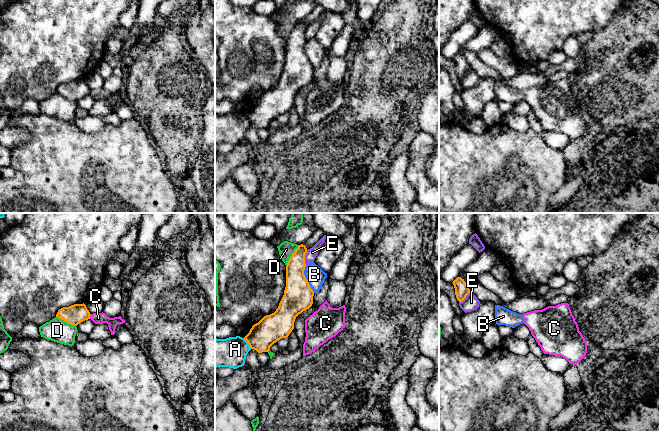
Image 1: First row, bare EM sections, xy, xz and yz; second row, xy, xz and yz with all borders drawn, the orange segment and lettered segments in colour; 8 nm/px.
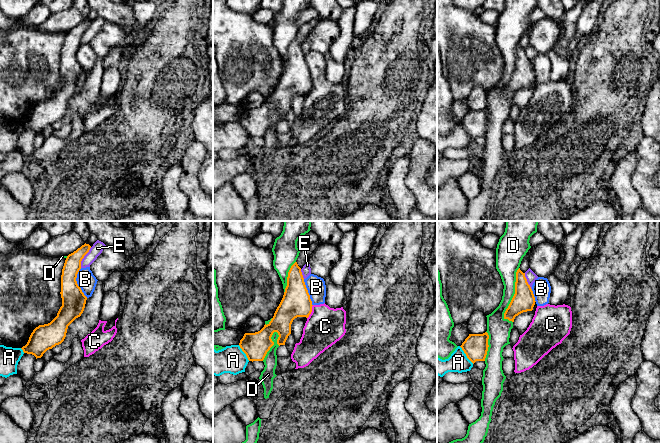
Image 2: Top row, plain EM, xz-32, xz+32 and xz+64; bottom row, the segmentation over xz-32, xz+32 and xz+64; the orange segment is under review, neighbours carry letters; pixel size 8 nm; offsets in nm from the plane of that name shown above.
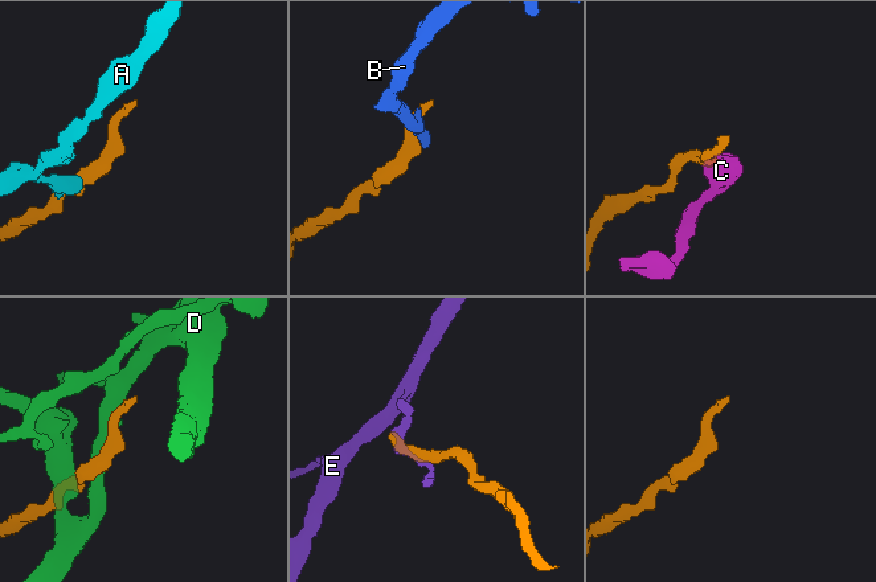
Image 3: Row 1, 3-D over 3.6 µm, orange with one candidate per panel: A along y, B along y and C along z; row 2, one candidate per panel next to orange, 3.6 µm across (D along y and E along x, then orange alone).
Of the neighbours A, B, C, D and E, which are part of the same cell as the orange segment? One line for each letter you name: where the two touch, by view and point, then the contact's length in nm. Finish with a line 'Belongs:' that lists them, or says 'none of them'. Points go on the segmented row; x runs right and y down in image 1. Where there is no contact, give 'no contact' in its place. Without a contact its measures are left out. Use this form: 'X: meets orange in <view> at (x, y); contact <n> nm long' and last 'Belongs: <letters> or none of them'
Belongs: none of them

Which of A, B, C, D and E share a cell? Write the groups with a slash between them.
A / B C / D / E

